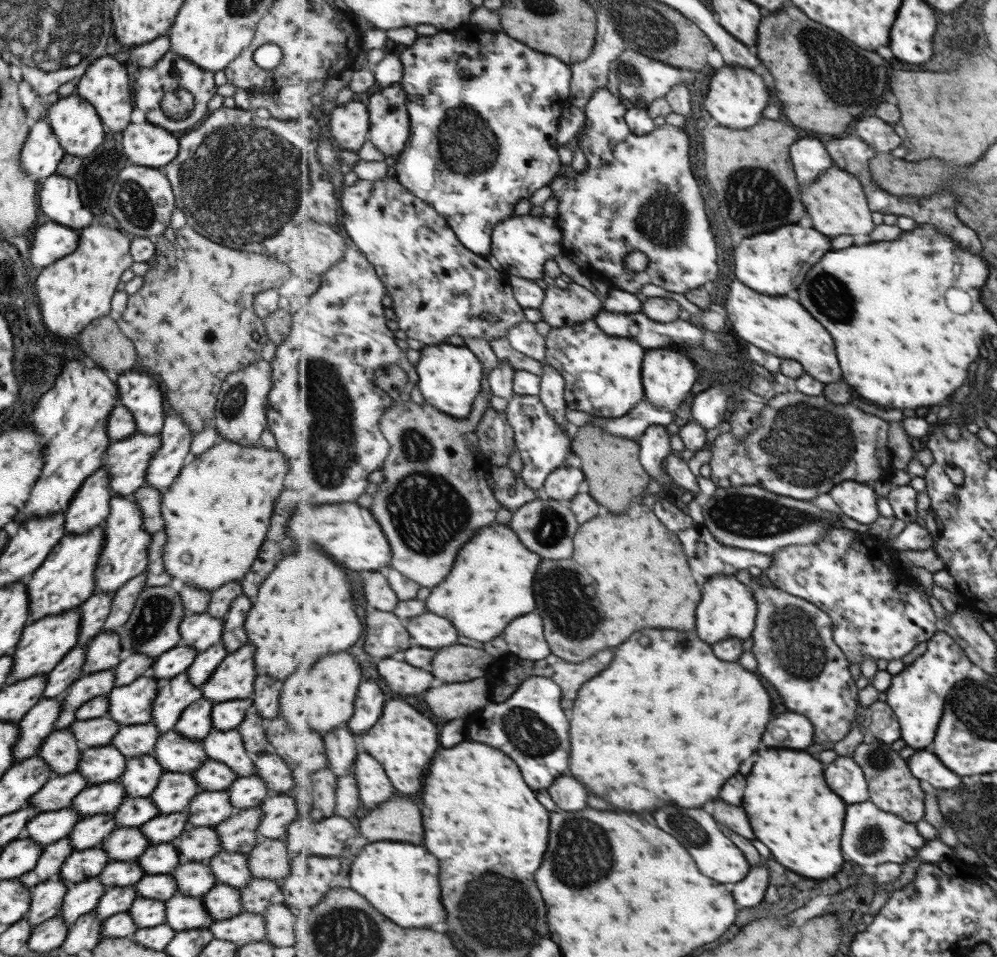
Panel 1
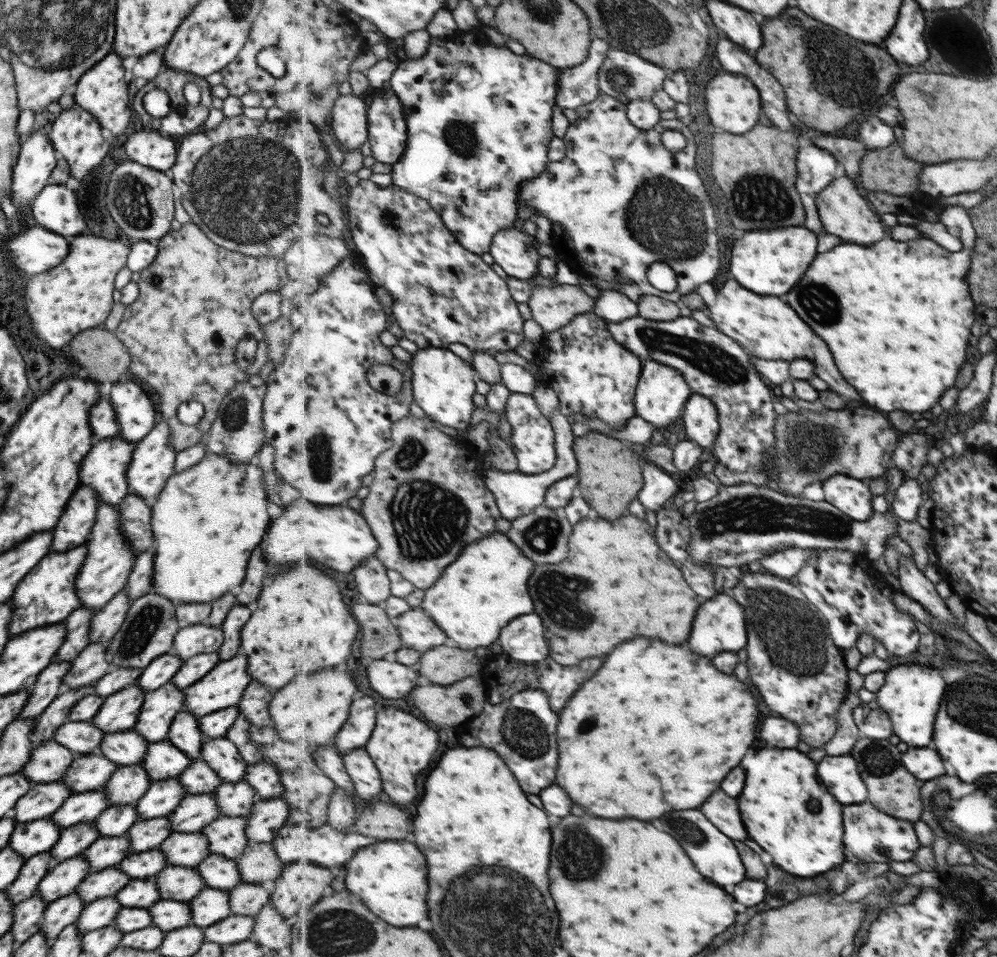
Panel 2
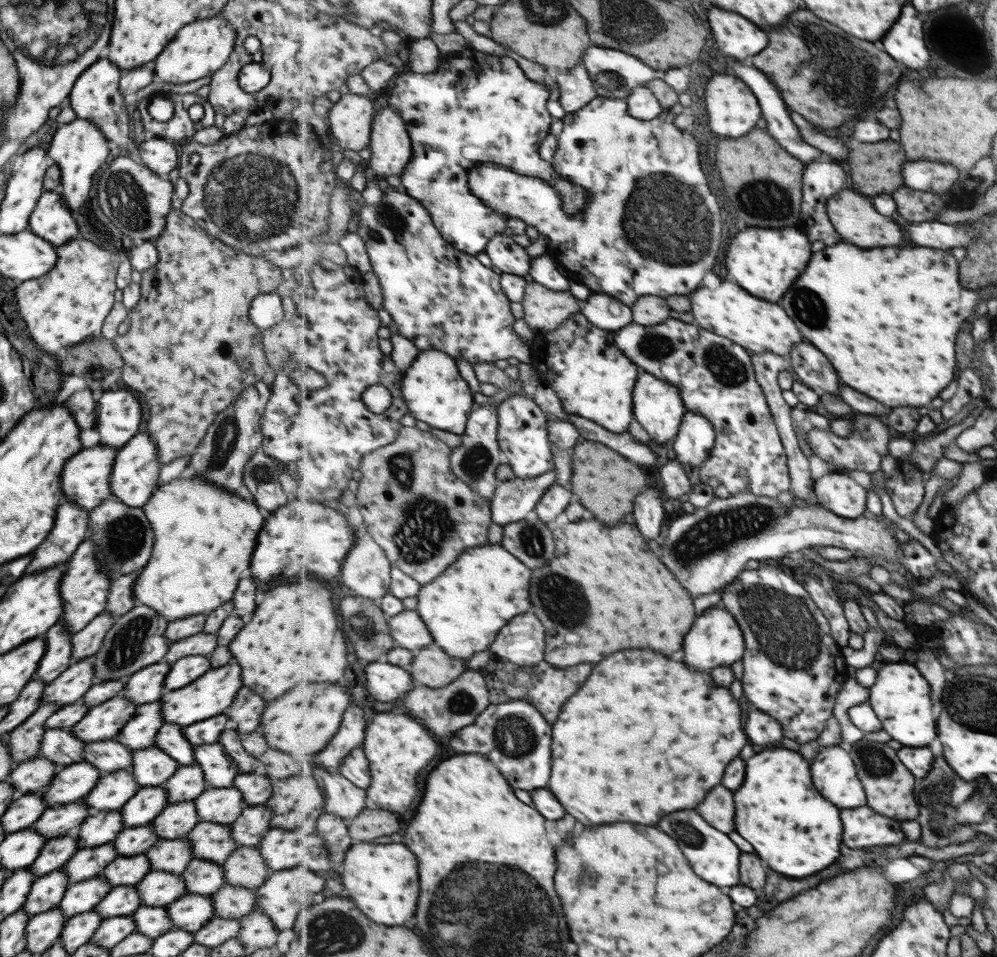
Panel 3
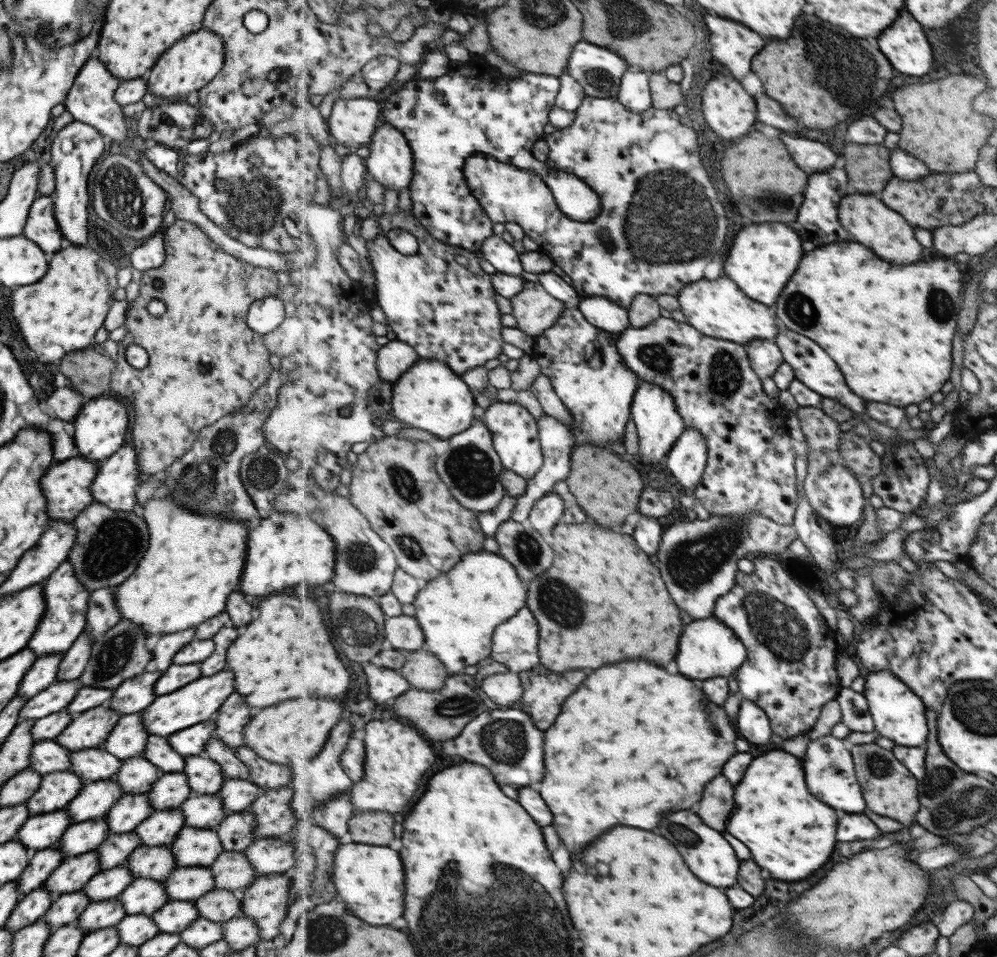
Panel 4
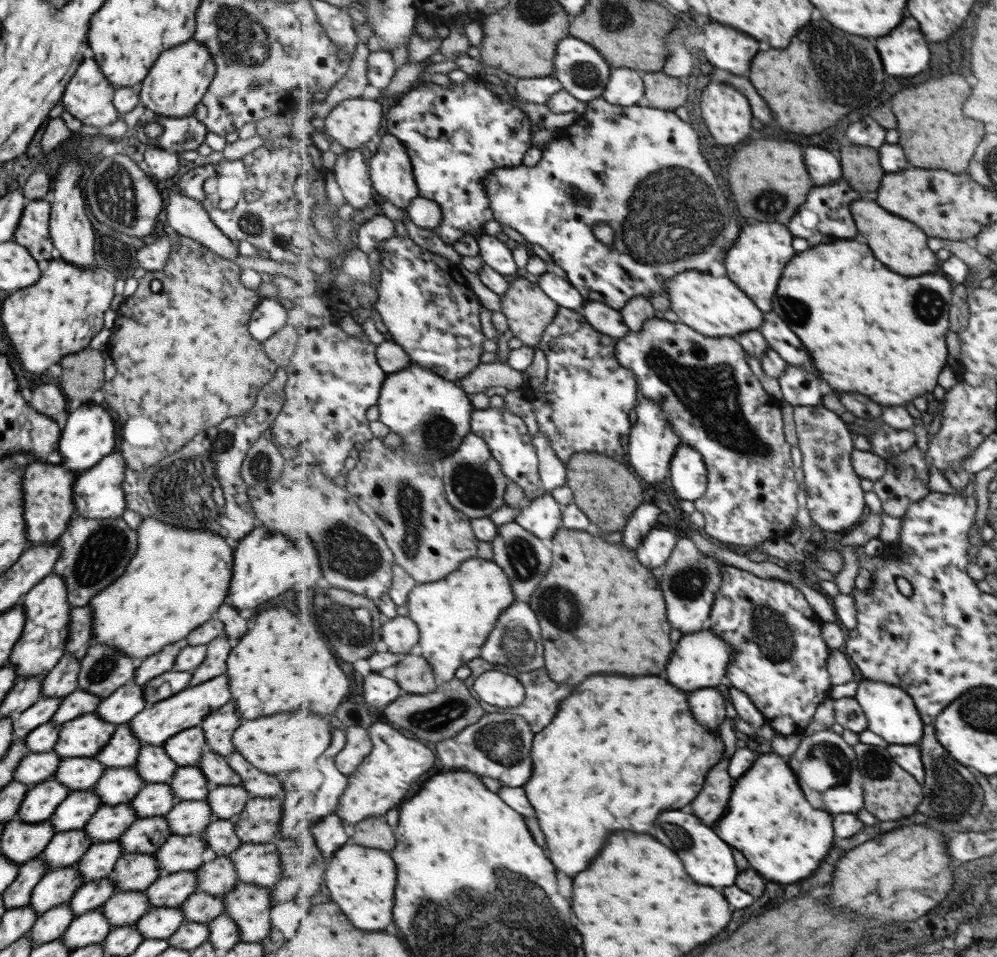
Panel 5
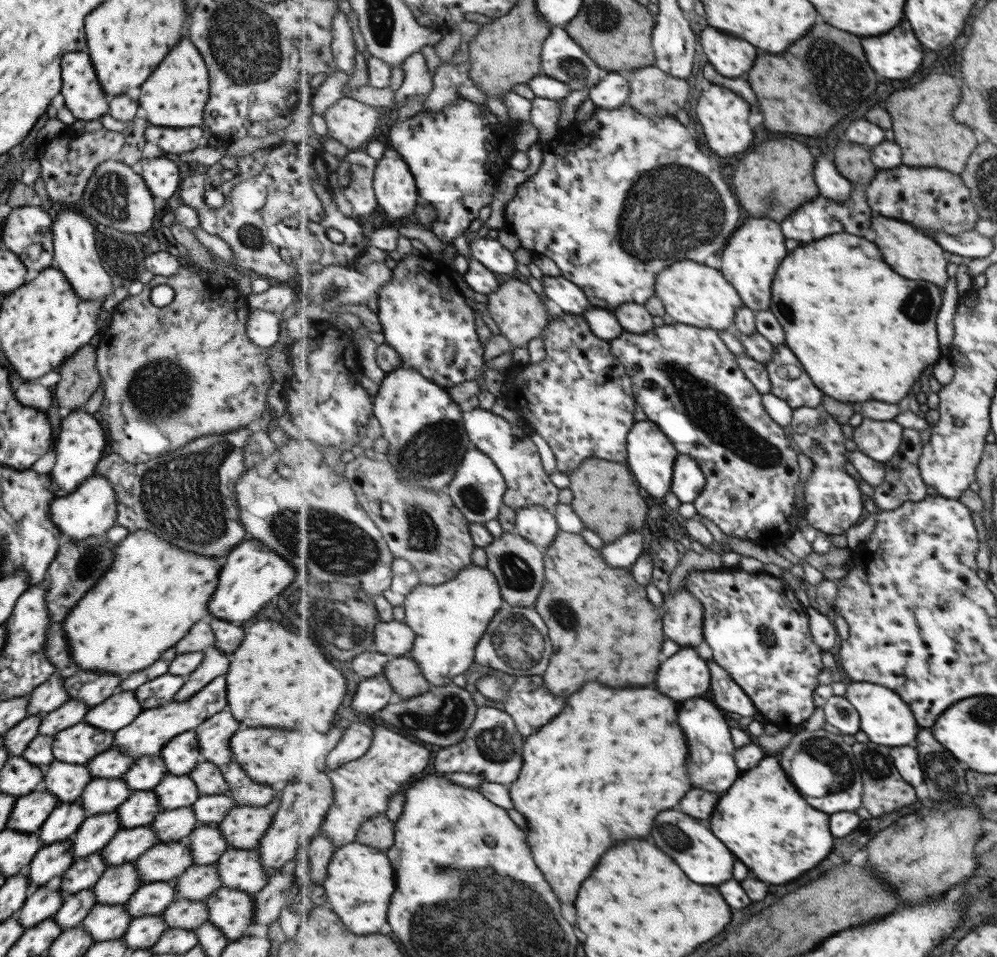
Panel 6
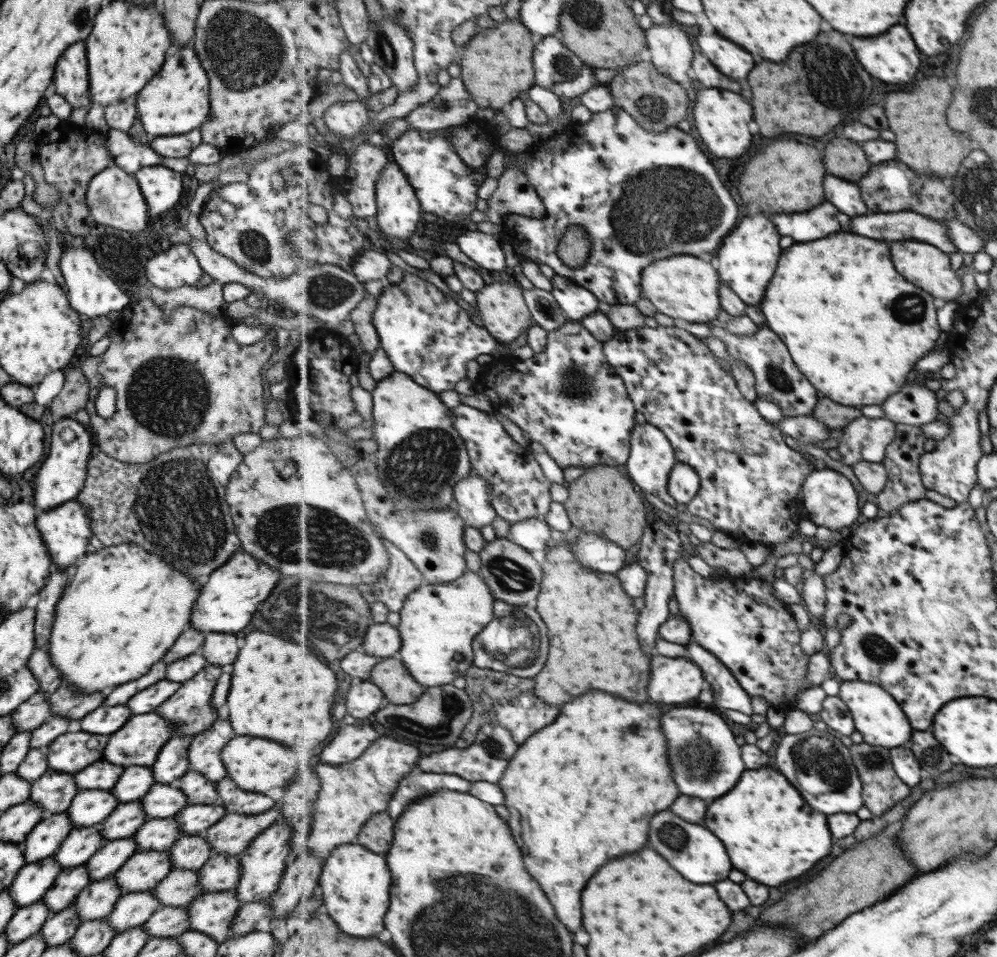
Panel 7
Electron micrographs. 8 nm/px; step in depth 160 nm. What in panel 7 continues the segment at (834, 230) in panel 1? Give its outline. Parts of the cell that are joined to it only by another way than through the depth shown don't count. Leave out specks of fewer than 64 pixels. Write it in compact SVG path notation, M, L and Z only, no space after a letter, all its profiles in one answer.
M902 240L892 241L890 244L895 266L903 277L907 278L912 284L924 288L930 292L939 303L955 302L961 294L963 294L963 284L961 279L957 279L955 270L951 268L951 260L949 254L943 252L943 249L937 248L935 245L925 241L918 240Z

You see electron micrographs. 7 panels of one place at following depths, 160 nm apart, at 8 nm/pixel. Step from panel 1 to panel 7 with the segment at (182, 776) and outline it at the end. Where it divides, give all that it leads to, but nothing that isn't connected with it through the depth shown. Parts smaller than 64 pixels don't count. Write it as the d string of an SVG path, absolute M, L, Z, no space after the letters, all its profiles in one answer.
M100 823L93 826L73 827L69 834L61 841L53 858L62 868L73 868L84 862L101 848L103 843L100 835Z

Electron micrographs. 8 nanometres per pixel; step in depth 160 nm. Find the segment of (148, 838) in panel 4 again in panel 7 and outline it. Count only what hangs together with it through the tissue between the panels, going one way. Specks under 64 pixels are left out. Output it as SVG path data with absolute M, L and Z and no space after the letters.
M133 837L103 841L101 848L83 864L90 882L112 876L135 851Z

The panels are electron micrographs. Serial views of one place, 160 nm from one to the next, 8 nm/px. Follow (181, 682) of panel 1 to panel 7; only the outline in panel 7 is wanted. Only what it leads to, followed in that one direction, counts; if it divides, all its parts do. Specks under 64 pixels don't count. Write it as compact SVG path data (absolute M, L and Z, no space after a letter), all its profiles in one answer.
M100 759L89 766L85 766L83 770L77 771L74 775L74 781L78 791L91 789L110 789L124 769L121 766L113 766L109 762Z

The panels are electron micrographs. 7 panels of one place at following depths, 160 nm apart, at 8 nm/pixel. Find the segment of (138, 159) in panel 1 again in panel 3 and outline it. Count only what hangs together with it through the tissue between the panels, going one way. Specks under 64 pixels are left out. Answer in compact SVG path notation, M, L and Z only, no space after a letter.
M148 136L136 148L139 161L157 176L166 177L178 166L175 148L165 139Z

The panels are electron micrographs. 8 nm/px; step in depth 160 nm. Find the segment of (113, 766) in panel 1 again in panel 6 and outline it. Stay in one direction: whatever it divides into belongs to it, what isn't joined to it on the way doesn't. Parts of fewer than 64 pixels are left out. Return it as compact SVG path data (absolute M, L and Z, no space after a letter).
M44 788L18 796L8 816L6 828L35 833L58 803L58 798Z

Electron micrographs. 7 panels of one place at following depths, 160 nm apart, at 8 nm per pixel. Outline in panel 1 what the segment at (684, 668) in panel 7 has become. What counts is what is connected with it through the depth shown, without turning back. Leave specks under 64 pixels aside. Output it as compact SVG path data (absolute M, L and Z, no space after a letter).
M716 574L706 579L703 604L699 604L699 636L707 642L719 642L725 638L747 640L755 631L758 615L758 602L752 591L752 585L745 586L735 575Z

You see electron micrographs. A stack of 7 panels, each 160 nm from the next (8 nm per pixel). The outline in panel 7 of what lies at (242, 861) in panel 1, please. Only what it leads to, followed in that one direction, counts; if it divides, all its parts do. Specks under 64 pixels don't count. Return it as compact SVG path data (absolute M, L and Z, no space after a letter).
M153 890L127 893L119 896L115 907L105 918L115 933L128 928L142 926L142 924L160 908L159 902L153 898Z

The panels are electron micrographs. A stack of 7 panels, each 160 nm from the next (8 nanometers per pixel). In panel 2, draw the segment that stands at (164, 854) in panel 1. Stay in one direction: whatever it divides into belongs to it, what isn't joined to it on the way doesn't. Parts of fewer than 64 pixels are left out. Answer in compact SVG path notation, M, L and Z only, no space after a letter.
M157 848L145 852L131 853L126 856L117 868L131 879L153 879L167 866L165 855Z

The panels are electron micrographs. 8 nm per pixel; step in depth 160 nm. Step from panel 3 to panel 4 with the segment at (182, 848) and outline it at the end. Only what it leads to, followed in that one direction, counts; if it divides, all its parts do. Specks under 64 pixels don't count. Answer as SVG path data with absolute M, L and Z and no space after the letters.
M139 846L131 852L124 864L130 870L132 880L148 878L160 883L176 867L169 846Z

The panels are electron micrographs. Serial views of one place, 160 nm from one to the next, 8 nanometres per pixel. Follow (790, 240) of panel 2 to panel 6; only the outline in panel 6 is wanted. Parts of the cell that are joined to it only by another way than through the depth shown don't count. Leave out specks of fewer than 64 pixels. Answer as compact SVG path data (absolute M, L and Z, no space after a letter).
M749 220L735 236L731 238L731 244L723 252L723 274L727 276L730 284L739 288L744 304L755 311L764 311L771 308L771 290L773 280L777 274L777 268L787 258L787 246L785 246L785 234L781 230L781 224L775 220Z

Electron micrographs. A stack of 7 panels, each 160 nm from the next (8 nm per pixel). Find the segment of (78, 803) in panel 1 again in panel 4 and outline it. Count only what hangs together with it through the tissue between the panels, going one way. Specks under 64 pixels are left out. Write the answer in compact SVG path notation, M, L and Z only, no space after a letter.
M65 808L31 815L17 831L15 840L32 853L55 845L71 823L71 817Z

